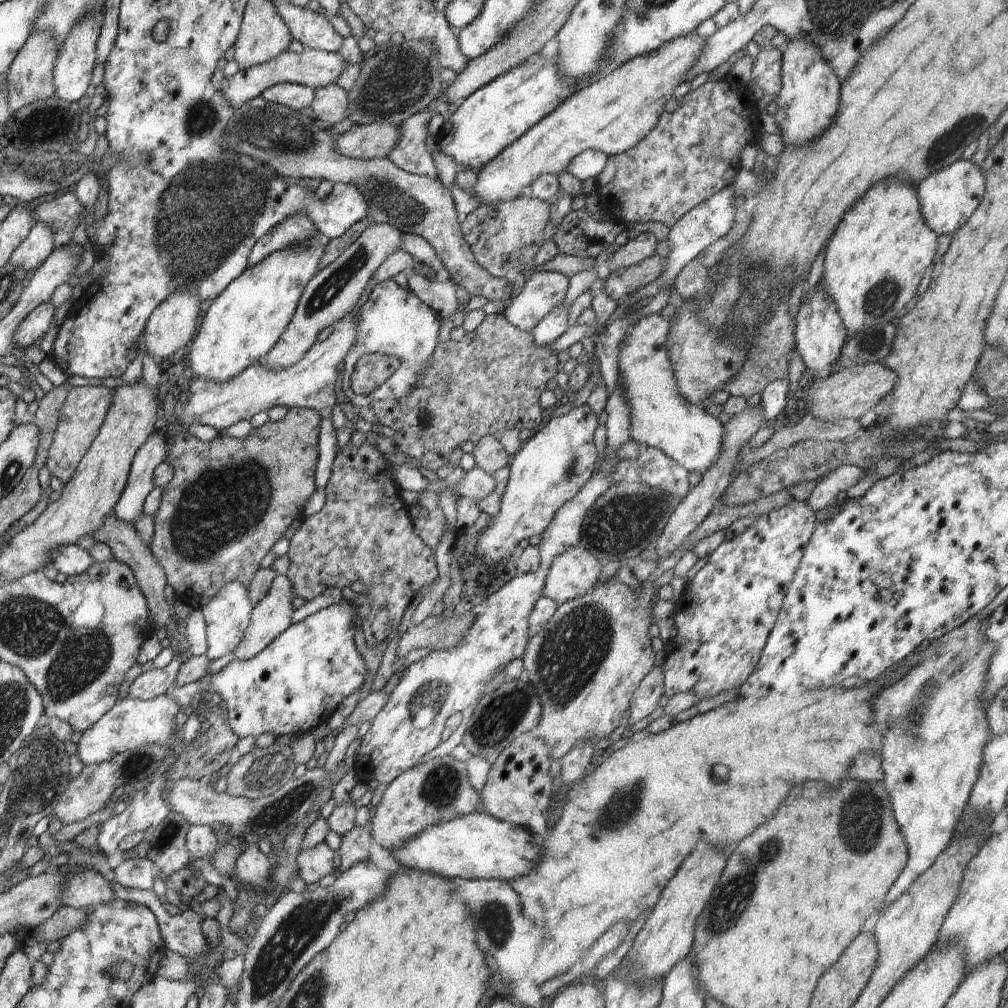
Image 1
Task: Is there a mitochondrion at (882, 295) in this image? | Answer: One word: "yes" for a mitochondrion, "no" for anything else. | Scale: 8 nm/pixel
yes

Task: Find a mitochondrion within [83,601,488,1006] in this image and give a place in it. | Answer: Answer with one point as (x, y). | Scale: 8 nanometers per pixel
(303, 925)

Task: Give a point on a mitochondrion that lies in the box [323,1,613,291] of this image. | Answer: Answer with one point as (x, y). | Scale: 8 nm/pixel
(397, 84)

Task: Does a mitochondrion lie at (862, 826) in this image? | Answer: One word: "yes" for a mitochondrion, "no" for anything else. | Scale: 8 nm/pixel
yes

